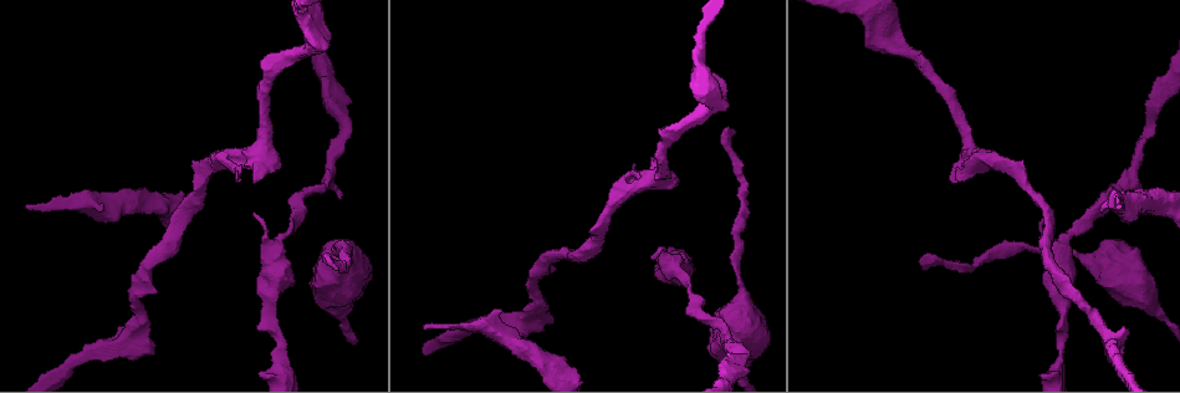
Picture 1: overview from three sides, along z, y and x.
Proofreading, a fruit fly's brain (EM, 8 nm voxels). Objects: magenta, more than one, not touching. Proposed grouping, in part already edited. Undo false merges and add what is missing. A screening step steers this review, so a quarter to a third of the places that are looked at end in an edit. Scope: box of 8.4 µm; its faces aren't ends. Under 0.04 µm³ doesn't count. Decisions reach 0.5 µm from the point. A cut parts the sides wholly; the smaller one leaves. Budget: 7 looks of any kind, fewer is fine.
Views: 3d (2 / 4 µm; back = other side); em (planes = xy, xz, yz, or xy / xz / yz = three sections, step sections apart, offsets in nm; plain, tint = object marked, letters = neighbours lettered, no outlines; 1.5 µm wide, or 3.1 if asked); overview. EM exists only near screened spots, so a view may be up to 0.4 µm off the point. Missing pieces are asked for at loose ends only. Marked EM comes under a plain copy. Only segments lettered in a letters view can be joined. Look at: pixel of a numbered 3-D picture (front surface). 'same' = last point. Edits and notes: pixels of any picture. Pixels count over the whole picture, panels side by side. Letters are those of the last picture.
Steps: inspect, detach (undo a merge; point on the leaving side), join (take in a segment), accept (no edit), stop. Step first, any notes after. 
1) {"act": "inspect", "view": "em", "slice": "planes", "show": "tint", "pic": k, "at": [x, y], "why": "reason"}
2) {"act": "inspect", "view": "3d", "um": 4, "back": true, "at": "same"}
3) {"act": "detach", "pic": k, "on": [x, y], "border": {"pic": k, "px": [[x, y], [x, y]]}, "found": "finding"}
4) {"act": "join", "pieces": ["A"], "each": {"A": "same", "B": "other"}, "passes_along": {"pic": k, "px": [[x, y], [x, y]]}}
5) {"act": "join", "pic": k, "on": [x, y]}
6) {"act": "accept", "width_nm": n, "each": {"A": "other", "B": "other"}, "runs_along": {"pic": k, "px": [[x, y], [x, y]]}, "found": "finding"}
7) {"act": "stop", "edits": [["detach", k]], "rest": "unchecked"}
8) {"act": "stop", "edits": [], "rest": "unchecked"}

{"act": "inspect", "view": "em", "slice": "yz", "step": 8, "show": "letters", "pic": 1, "at": [340, 199]}

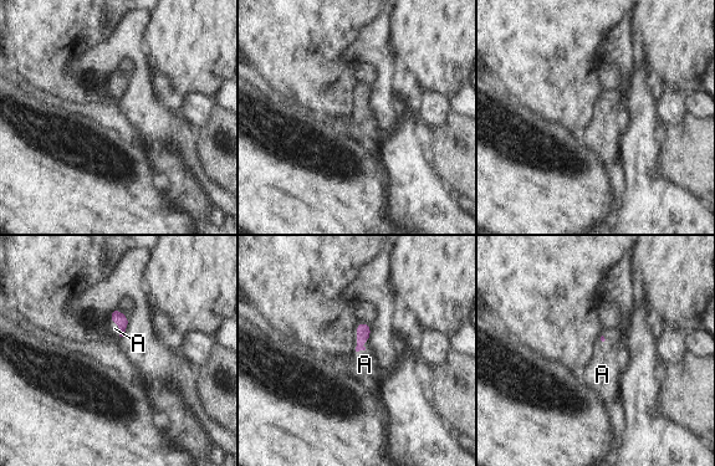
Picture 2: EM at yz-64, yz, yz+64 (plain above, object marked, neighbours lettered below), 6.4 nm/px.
{"act": "join", "pieces": ["A"], "each": {"A": "same"}, "passes_along": {"pic": 2, "px": [[363, 331], [366, 341], [364, 364]]}, "found": "the neuron continues"}

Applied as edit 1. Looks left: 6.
{"act": "inspect", "view": "overview", "why": "see it whole again"}

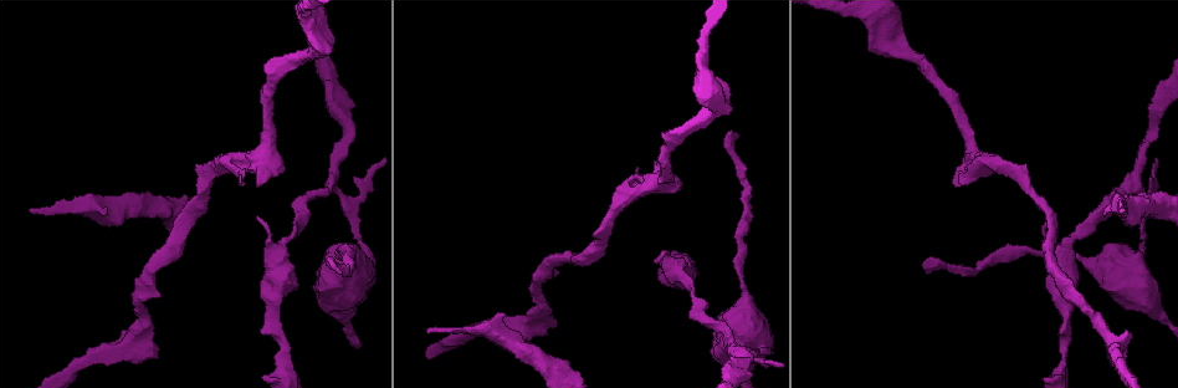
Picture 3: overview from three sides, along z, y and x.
{"act": "inspect", "view": "em", "slice": "planes", "show": "letters", "pic": 3, "at": [737, 136], "why": "free end"}

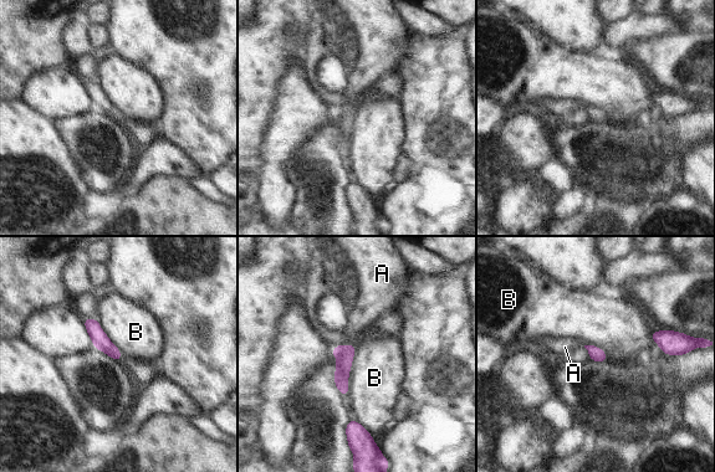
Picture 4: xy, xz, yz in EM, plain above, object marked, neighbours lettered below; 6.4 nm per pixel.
{"act": "join", "pieces": ["A"], "width_nm": 90, "each": {"A": "same", "B": "other"}, "passes_along": {"pic": 4, "px": [[345, 354], [347, 345], [363, 312]]}, "found": "the neuron continues"}

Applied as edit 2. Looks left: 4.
{"act": "stop", "edits": [["join", 2], ["join", 4]], "rest": "unchecked"}

